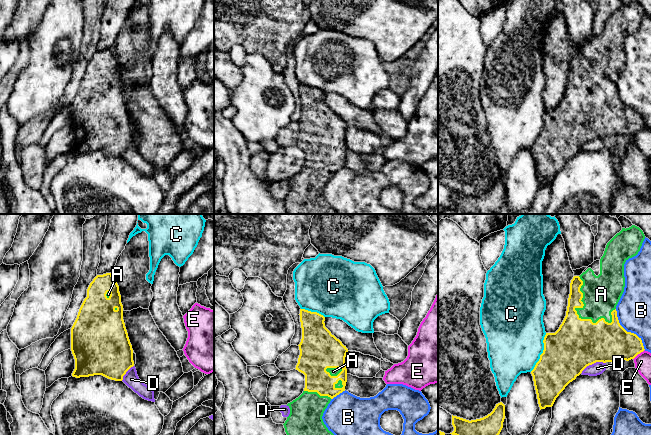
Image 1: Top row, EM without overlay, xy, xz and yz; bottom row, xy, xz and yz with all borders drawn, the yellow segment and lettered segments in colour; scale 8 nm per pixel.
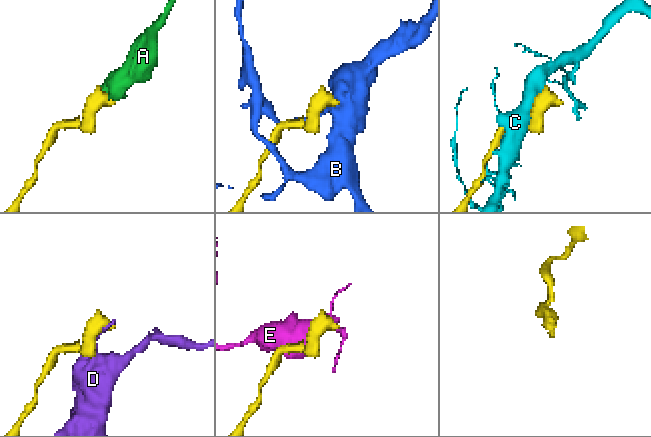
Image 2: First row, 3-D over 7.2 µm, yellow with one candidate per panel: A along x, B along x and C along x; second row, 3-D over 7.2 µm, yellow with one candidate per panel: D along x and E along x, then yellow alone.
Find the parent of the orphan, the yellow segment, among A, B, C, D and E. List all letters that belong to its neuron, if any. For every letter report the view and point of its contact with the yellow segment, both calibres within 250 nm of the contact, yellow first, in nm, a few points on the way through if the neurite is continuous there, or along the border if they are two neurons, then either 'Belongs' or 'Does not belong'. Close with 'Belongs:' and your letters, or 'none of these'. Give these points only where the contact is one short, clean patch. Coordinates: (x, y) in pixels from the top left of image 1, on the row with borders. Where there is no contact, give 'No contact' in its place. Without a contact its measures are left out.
A: Touches yellow at yz (575, 310). Thickness 380 nm (yellow) against 300 nm. Belongs
B: Touches yellow at yz (628, 332). Thickness 320 nm (yellow) against 280 nm. Boundary: yz (615, 309), (618, 322), (627, 331), (633, 332), (645, 349). Does not belong
C: Touches yellow at yz (543, 352). Thickness 380 nm (yellow) against 440 nm. Does not belong
D: Touches yellow at yz (592, 363). Thickness 400 nm (yellow) against 100 nm. Does not belong
E: Touches yellow at yz (638, 353). Thickness 300 nm (yellow) against 130 nm. Boundary: yz (644, 349), (633, 359). Does not belong
Belongs: A

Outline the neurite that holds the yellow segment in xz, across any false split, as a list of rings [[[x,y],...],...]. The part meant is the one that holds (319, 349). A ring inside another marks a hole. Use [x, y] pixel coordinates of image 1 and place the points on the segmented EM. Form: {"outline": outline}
{"outline": [[[300,309],[302,339],[299,346],[300,355],[296,370],[305,375],[303,393],[288,403],[290,414],[284,428],[287,435],[334,435],[328,430],[322,416],[330,401],[345,391],[347,369],[345,357],[346,346],[325,327],[325,317],[317,312]]]}

